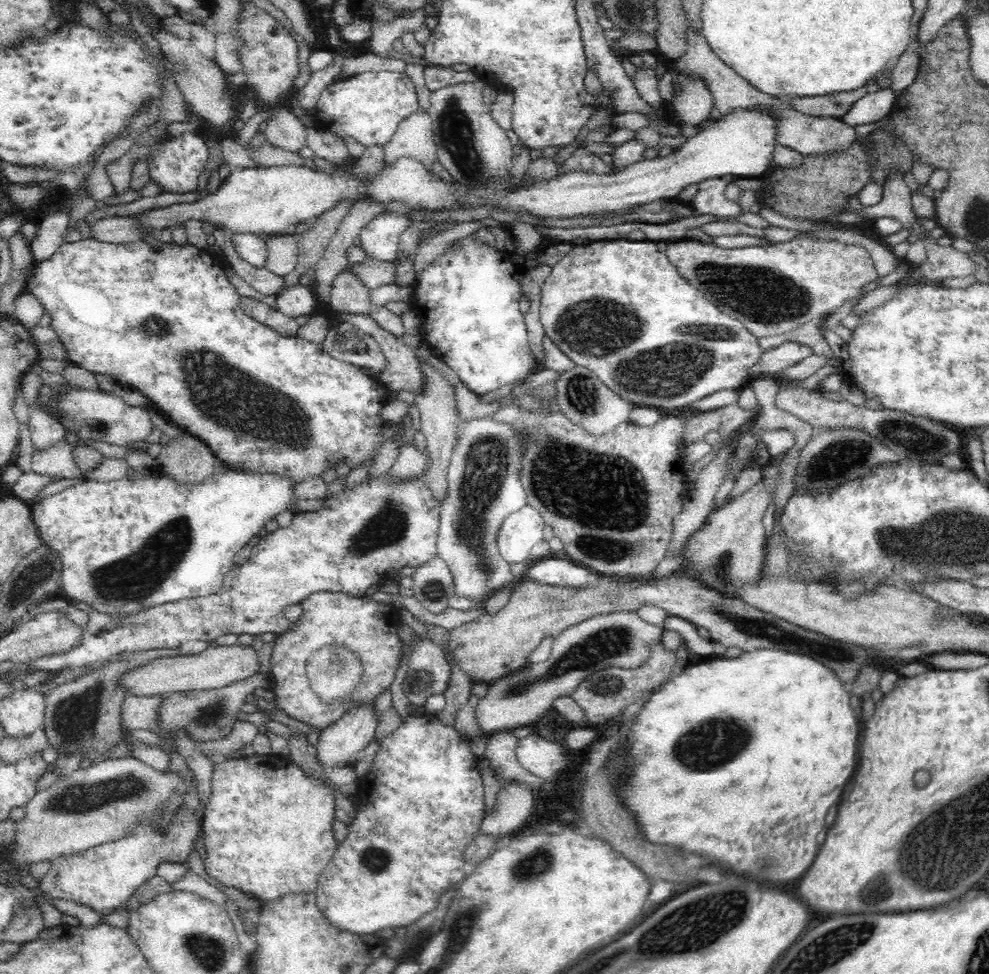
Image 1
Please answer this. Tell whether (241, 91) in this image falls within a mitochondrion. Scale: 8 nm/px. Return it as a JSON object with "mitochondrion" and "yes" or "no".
{"mitochondrion":"no"}

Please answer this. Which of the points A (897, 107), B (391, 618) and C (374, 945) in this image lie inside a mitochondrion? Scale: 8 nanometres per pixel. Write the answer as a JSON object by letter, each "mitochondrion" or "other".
{"A":"other","B":"other","C":"other"}

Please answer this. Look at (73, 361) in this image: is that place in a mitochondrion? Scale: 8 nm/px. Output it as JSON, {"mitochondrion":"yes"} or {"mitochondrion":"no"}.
{"mitochondrion":"no"}

